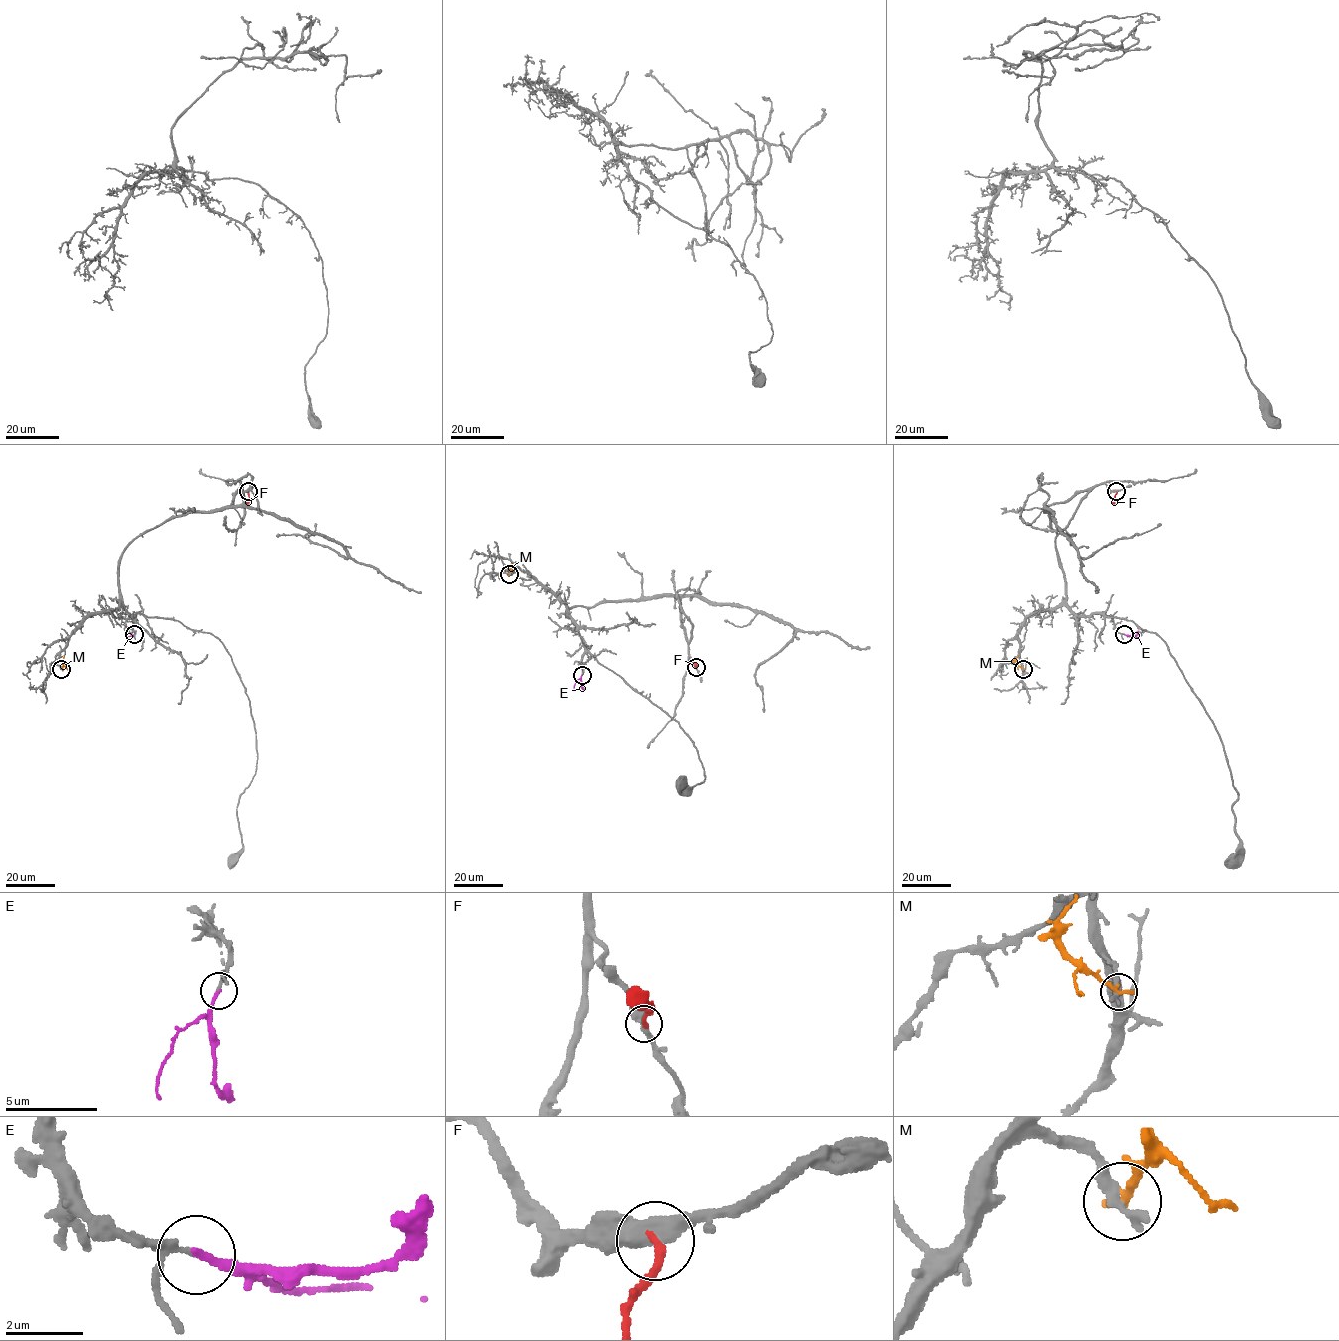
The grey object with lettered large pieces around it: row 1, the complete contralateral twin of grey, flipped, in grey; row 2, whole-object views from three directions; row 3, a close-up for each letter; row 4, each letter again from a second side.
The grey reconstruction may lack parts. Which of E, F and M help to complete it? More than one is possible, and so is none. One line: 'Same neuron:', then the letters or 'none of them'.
Same neuron: E

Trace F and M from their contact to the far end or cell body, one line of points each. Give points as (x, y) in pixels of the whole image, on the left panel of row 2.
F: (248, 491), (249, 500), (245, 503)
M: (61, 669), (64, 656)

